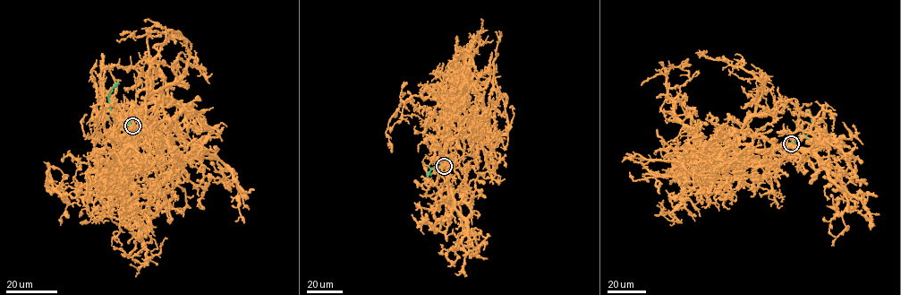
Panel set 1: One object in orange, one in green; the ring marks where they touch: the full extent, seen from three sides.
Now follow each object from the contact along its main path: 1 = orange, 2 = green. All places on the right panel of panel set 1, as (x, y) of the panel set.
1: (791, 143), (737, 151), (738, 134), (754, 113), (763, 80), (698, 55), (709, 56)
2: (791, 143), (810, 130), (811, 117), (808, 112)

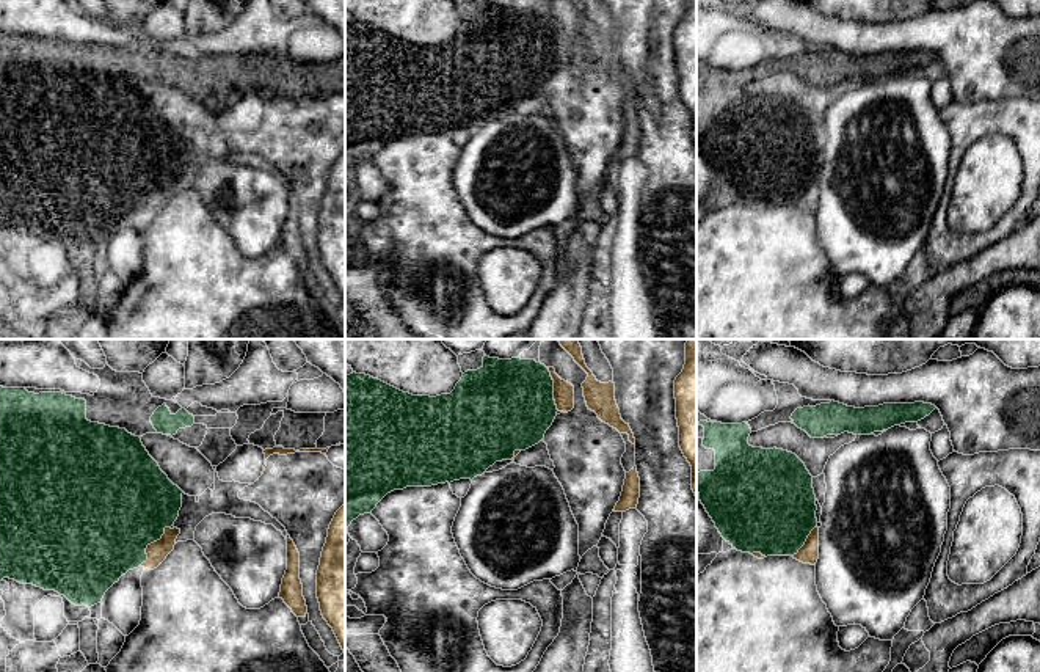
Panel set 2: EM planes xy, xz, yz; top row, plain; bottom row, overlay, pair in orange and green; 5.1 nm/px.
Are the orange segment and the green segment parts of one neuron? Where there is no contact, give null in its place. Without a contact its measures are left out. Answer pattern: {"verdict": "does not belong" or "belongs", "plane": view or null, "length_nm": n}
{"verdict": "does not belong", "plane": "xy", "length_nm": 260}

